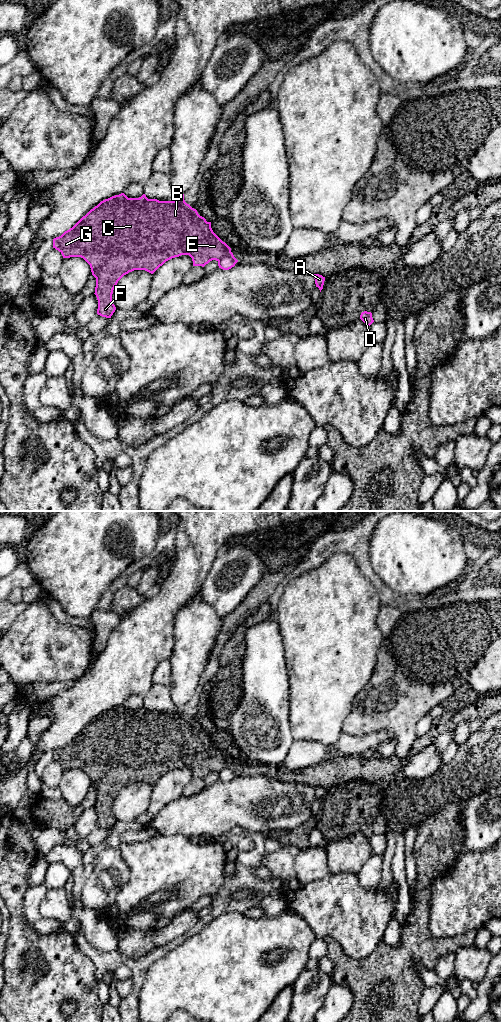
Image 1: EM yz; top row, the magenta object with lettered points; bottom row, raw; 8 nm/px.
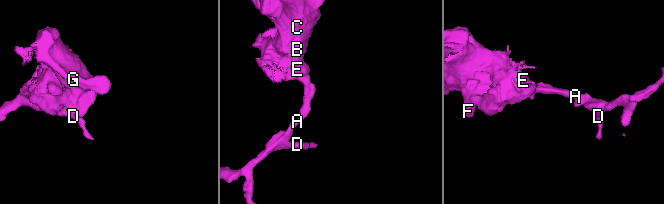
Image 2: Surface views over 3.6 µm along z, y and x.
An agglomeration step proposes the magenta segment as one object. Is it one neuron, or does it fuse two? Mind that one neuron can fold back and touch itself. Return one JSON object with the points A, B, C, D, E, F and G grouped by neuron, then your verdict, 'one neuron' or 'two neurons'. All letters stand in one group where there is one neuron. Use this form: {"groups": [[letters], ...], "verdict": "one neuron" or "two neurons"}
{"groups": [["A", "D"], ["B", "C", "E", "F", "G"]], "verdict": "two neurons"}

